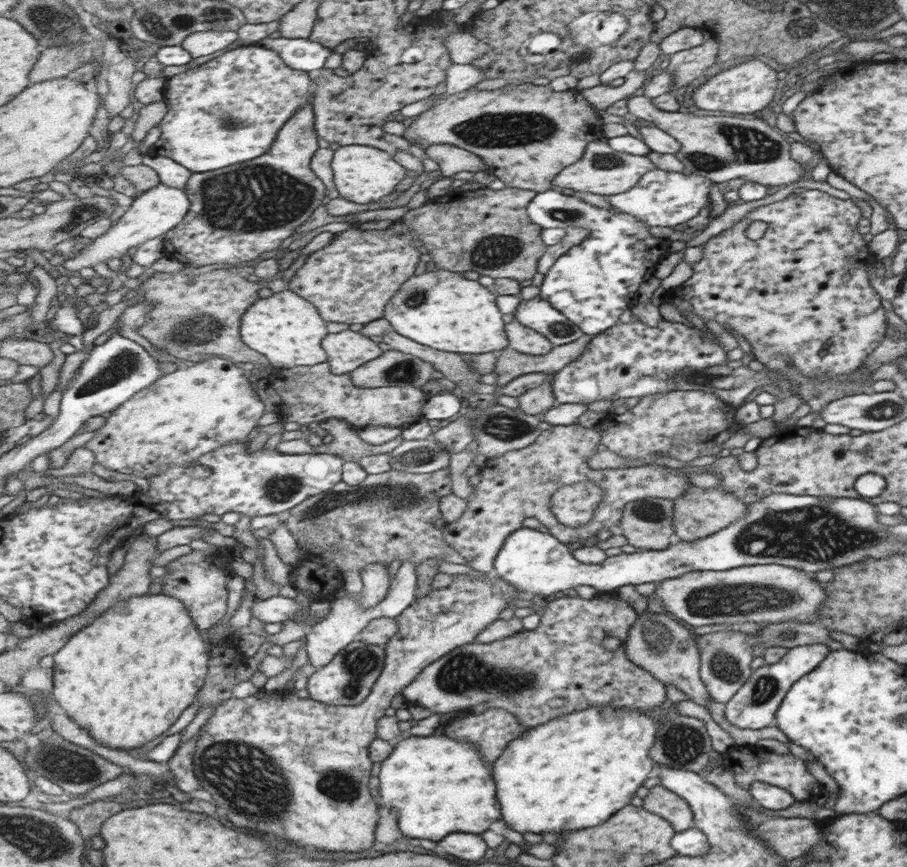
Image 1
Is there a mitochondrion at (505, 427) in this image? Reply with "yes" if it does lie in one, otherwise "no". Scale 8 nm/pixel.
yes

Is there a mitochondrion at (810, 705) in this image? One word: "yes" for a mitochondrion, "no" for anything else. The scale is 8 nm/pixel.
no

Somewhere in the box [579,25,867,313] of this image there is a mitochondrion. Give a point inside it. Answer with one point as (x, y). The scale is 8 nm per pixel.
(745, 144)

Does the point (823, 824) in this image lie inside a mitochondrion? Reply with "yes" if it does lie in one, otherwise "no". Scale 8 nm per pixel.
no

